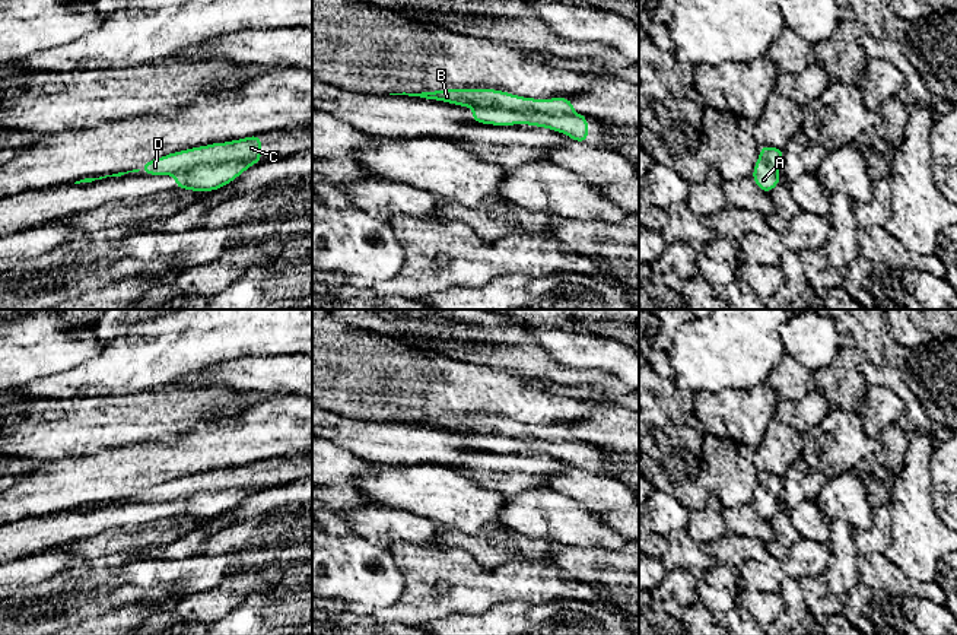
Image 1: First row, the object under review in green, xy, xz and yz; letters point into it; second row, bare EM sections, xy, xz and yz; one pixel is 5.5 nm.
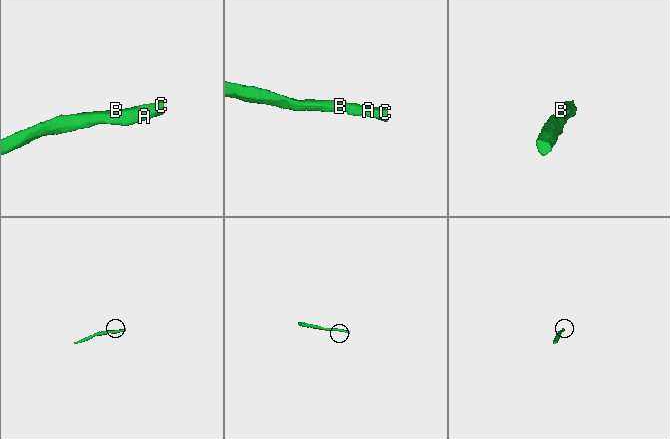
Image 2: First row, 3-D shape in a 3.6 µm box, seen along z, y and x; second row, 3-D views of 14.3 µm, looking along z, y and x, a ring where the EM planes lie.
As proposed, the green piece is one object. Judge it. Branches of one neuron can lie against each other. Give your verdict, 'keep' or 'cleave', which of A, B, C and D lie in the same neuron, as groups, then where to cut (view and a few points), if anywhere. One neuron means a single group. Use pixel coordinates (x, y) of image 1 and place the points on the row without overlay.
keep | A B C D | no cut

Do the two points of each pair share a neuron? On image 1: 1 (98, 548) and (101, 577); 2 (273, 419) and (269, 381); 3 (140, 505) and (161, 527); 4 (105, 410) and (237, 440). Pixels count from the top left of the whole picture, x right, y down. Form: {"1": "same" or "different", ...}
{"1": "different", "2": "different", "3": "different", "4": "different"}

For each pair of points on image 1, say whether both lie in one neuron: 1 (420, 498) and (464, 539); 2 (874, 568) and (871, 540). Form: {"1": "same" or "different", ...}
{"1": "different", "2": "different"}

